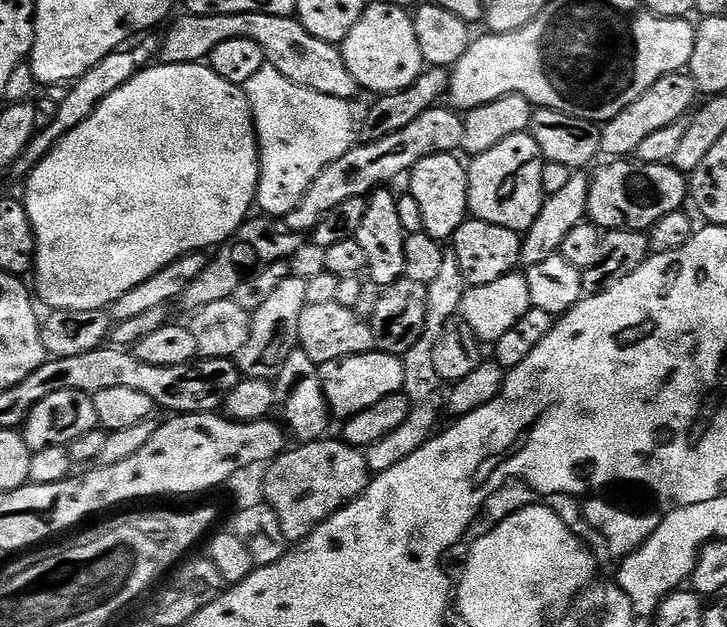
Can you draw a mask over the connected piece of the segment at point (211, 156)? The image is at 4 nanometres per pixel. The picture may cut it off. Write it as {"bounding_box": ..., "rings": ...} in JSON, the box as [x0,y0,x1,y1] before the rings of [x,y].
{"bounding_box":[22,63,260,310],"rings":[[[157,63],[143,69],[130,82],[126,82],[114,94],[110,94],[74,130],[64,135],[55,148],[32,169],[27,177],[28,193],[22,203],[28,212],[32,230],[36,233],[36,258],[34,261],[34,292],[49,305],[49,309],[62,310],[108,310],[126,290],[134,290],[138,282],[146,282],[158,270],[170,266],[188,252],[204,252],[224,244],[249,219],[256,202],[256,187],[260,181],[260,147],[256,141],[256,124],[252,121],[252,107],[248,93],[234,82],[218,75],[207,63],[165,64]]]}

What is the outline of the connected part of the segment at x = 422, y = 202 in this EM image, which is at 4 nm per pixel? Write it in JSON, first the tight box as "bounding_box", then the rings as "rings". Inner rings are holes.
{"bounding_box":[410,152,470,242],"rings":[[[451,152],[427,156],[422,158],[422,162],[414,165],[410,173],[410,179],[412,179],[410,194],[422,210],[424,233],[441,242],[451,241],[458,226],[462,226],[462,222],[469,219],[470,216],[468,210],[468,170],[465,161],[460,161],[458,157],[459,155]]]}

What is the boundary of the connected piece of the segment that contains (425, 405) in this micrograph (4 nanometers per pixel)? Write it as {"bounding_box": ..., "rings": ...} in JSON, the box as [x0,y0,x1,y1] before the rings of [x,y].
{"bounding_box":[366,250,466,474],"rings":[[[451,250],[445,251],[444,261],[434,282],[428,285],[428,313],[426,314],[426,330],[414,346],[402,357],[404,362],[404,392],[410,402],[410,414],[408,420],[394,434],[382,438],[382,442],[371,444],[366,450],[368,457],[368,471],[379,474],[398,466],[398,462],[406,462],[410,454],[423,446],[427,440],[431,440],[437,431],[436,423],[440,415],[446,412],[446,382],[438,374],[434,367],[434,346],[438,346],[438,338],[446,326],[448,320],[453,319],[460,311],[460,303],[466,291],[466,285],[462,278],[462,270],[458,270],[456,255]]]}

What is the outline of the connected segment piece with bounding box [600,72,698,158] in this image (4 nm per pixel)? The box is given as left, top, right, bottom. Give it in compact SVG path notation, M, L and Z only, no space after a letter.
M672 72L669 76L658 78L658 82L654 82L654 86L646 90L646 94L642 94L642 98L630 102L630 106L626 106L622 114L603 124L600 128L601 153L608 158L631 157L638 150L638 145L650 134L685 119L693 111L696 99L698 100L696 83L692 81L691 75Z

